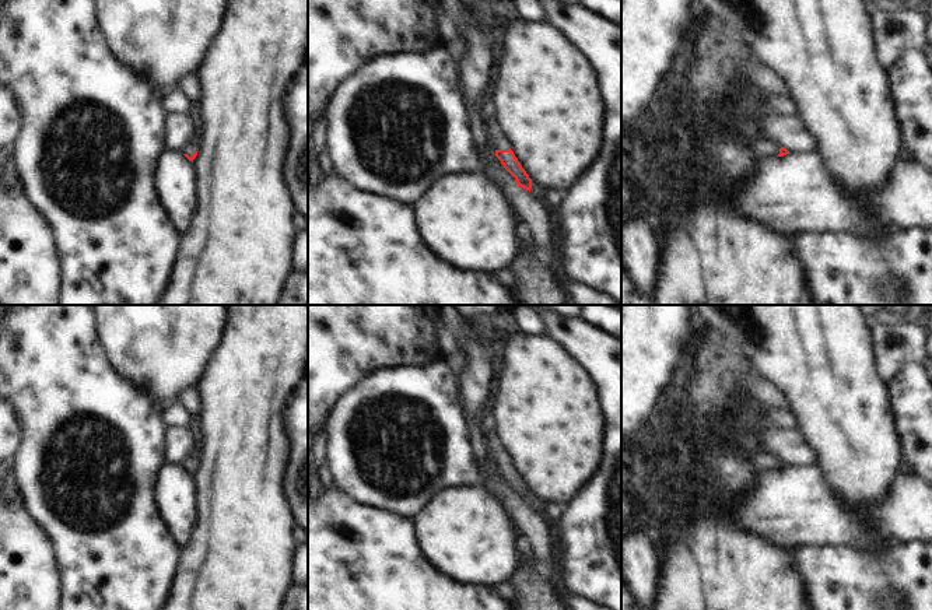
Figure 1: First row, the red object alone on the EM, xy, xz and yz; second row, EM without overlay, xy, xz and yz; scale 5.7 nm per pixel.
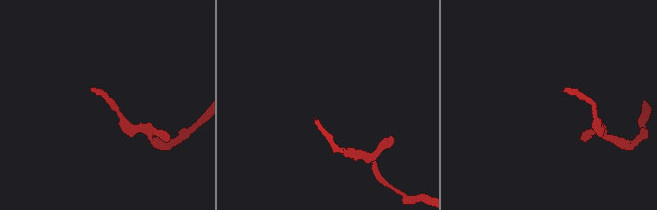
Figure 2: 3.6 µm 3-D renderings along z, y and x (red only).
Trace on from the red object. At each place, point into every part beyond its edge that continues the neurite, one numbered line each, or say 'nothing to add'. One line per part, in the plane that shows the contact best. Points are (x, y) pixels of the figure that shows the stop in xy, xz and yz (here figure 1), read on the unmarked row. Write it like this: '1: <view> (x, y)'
1: xz (496, 448)

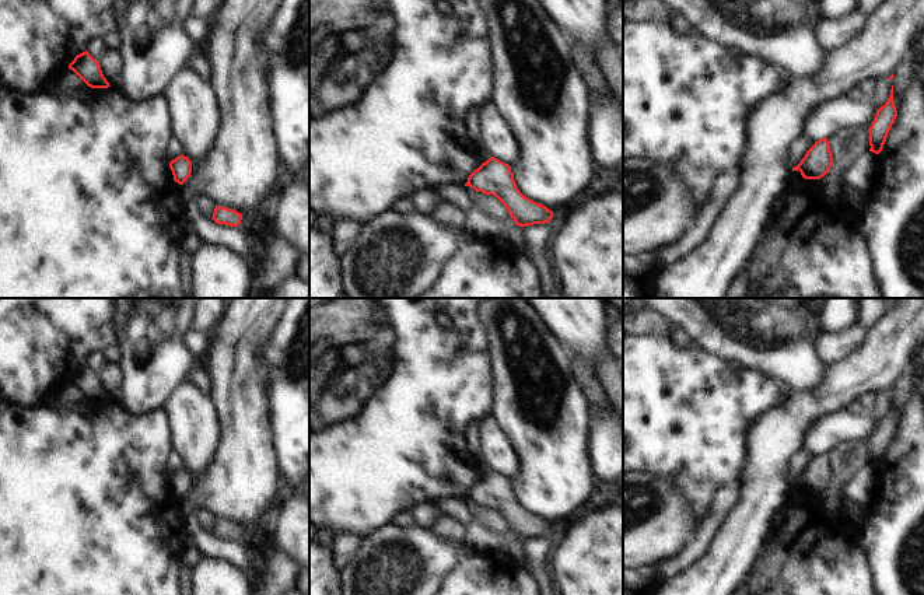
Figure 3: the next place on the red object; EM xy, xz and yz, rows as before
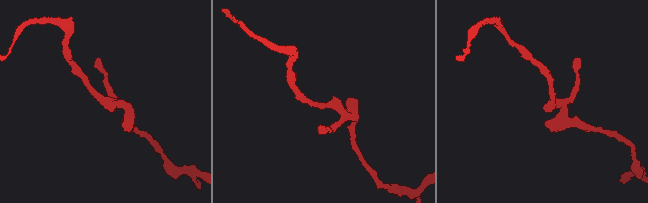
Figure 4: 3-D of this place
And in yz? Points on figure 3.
nothing to add

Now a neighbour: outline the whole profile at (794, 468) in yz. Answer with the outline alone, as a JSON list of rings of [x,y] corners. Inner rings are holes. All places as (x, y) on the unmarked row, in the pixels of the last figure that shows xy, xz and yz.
[[[806,451],[797,452],[788,465],[788,475],[790,479],[794,482],[797,480],[801,473],[805,470],[806,465],[813,459],[815,456]]]

